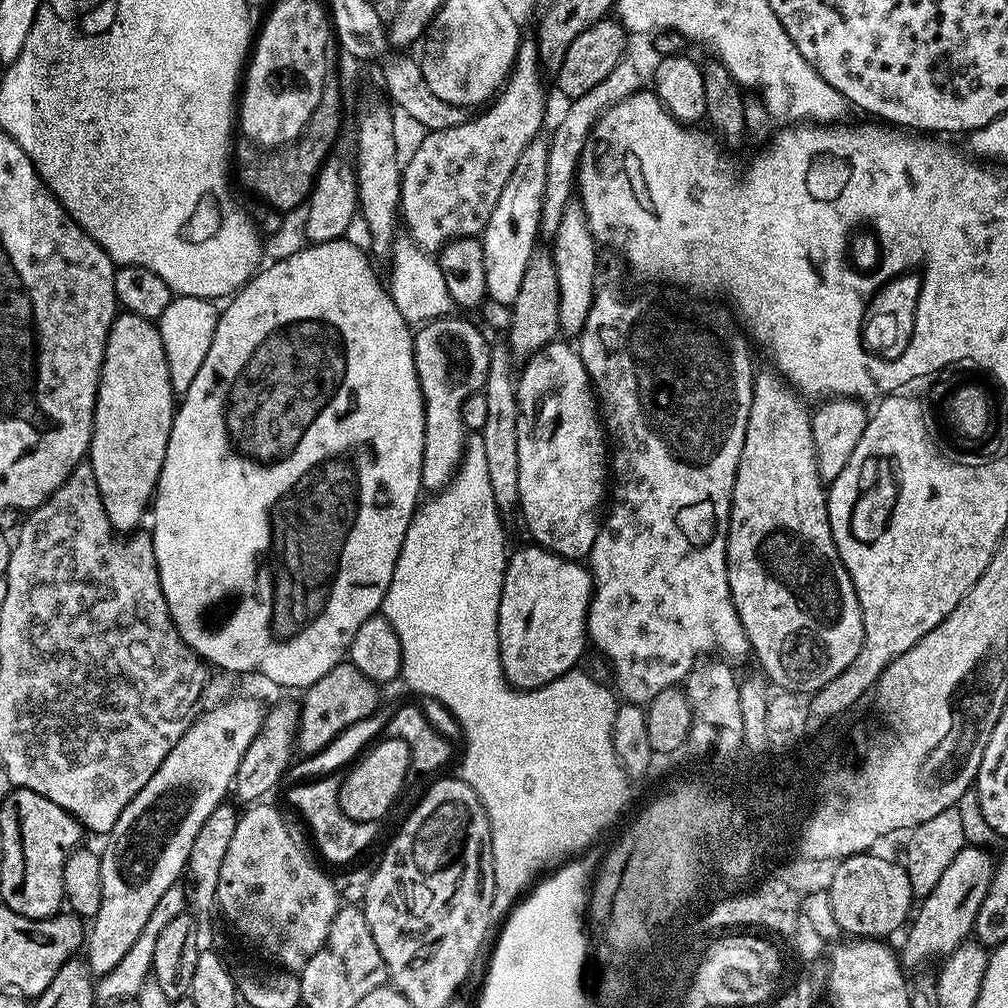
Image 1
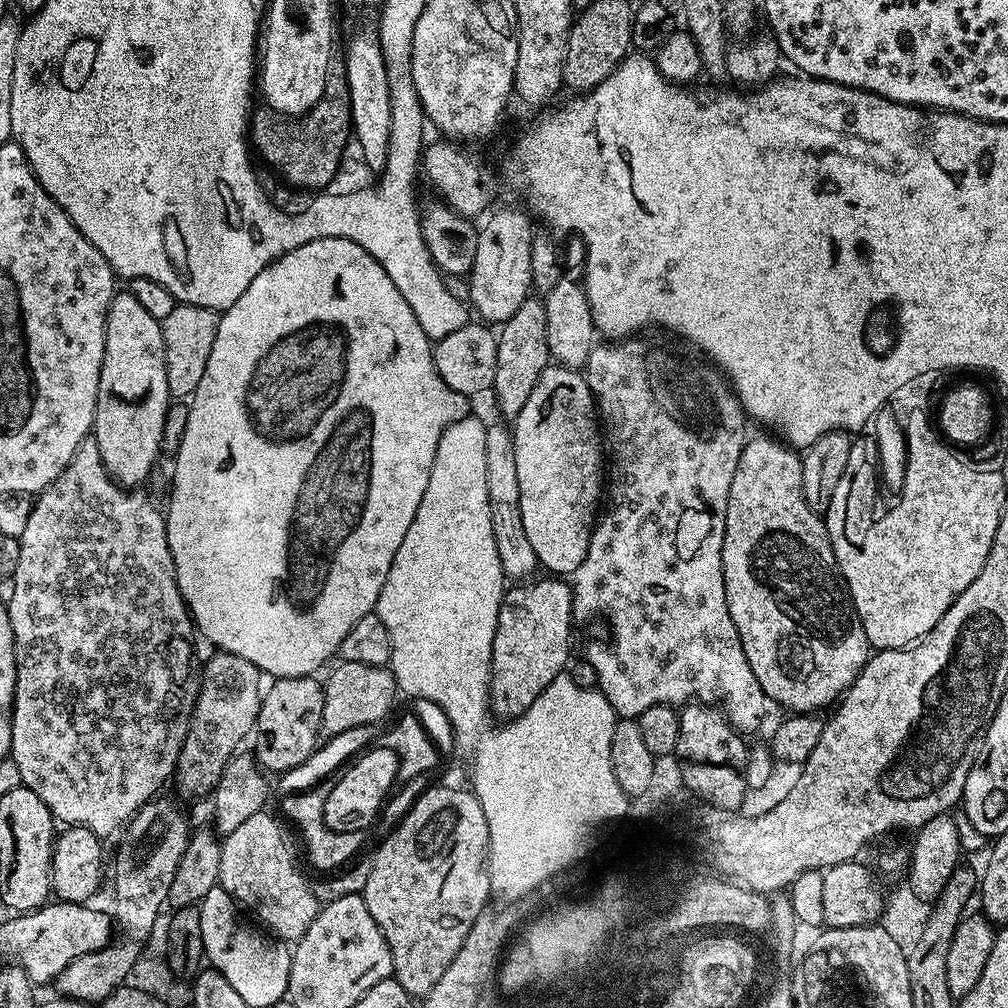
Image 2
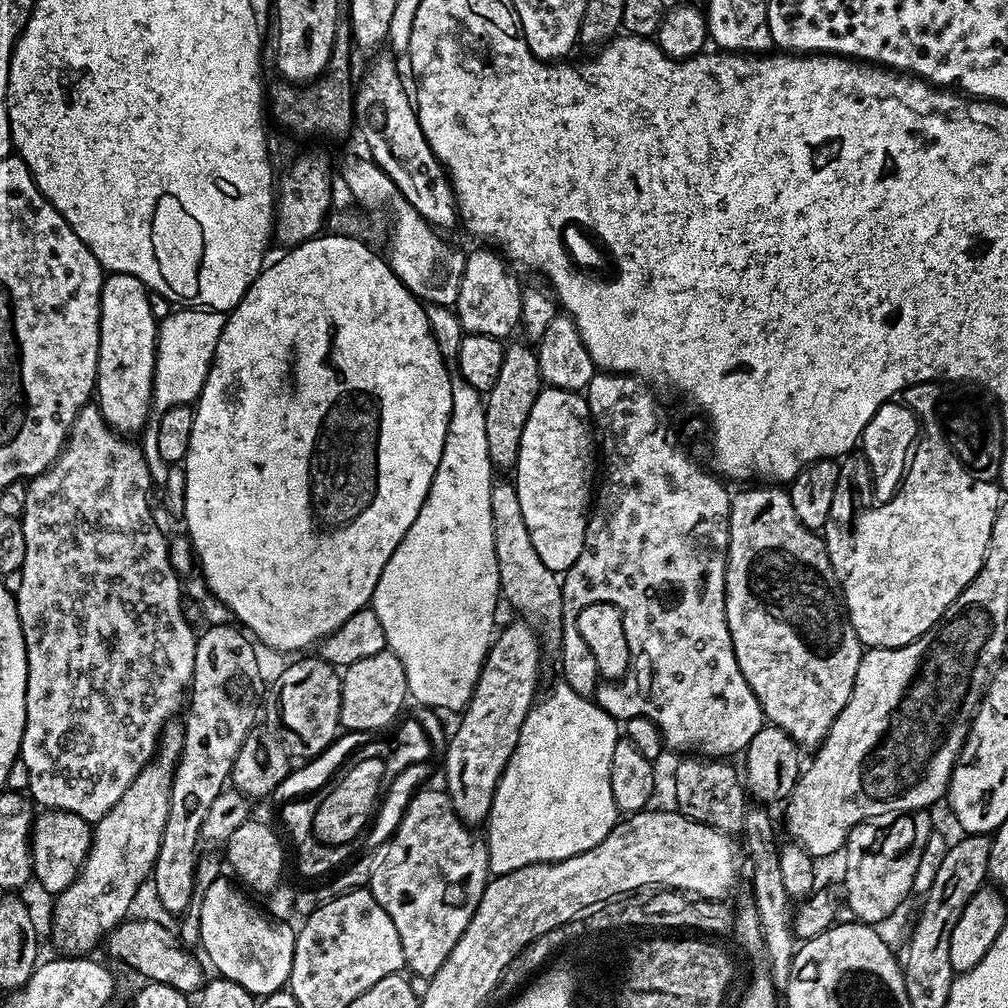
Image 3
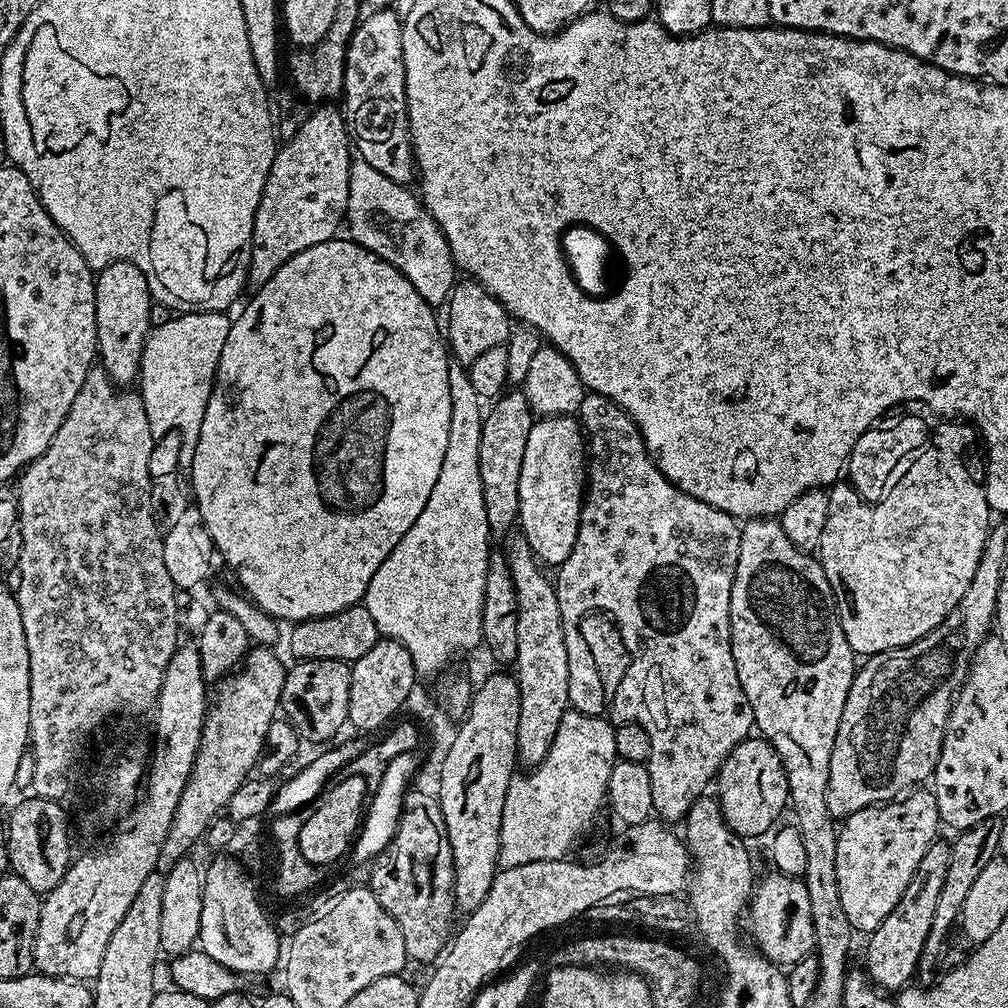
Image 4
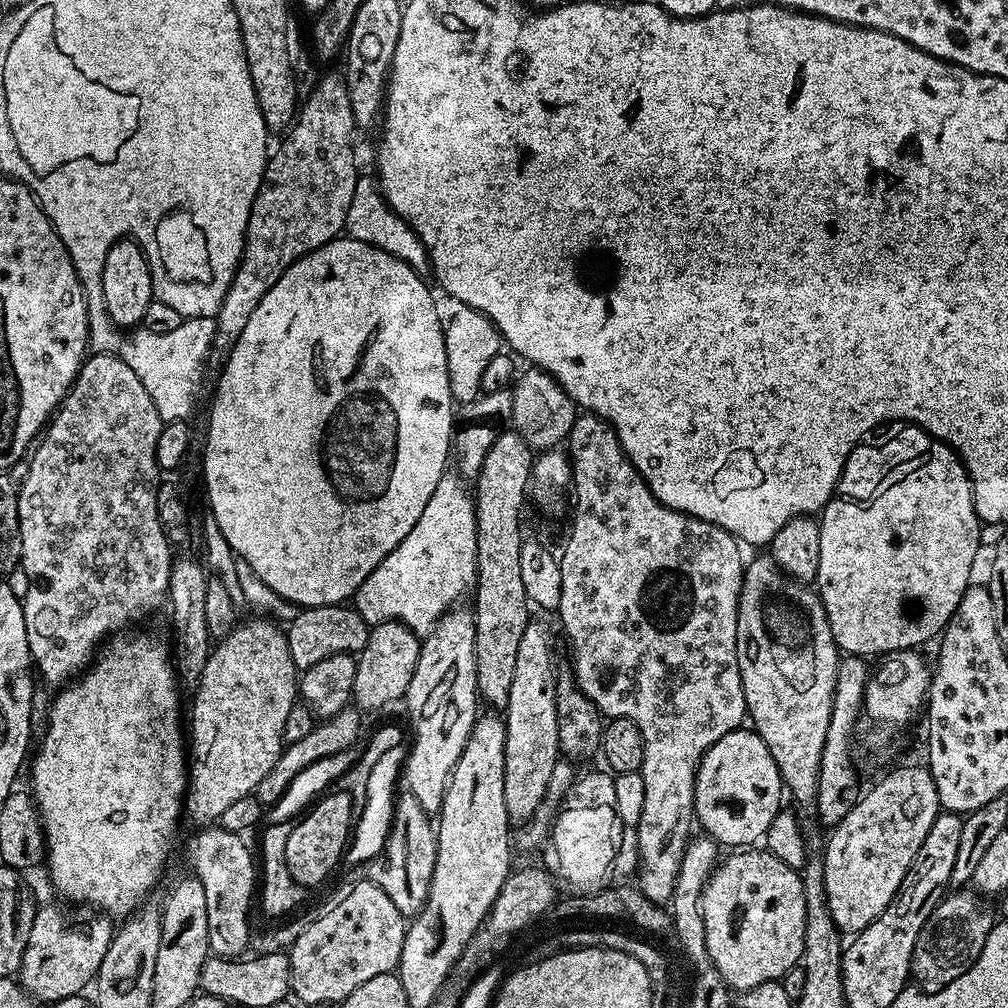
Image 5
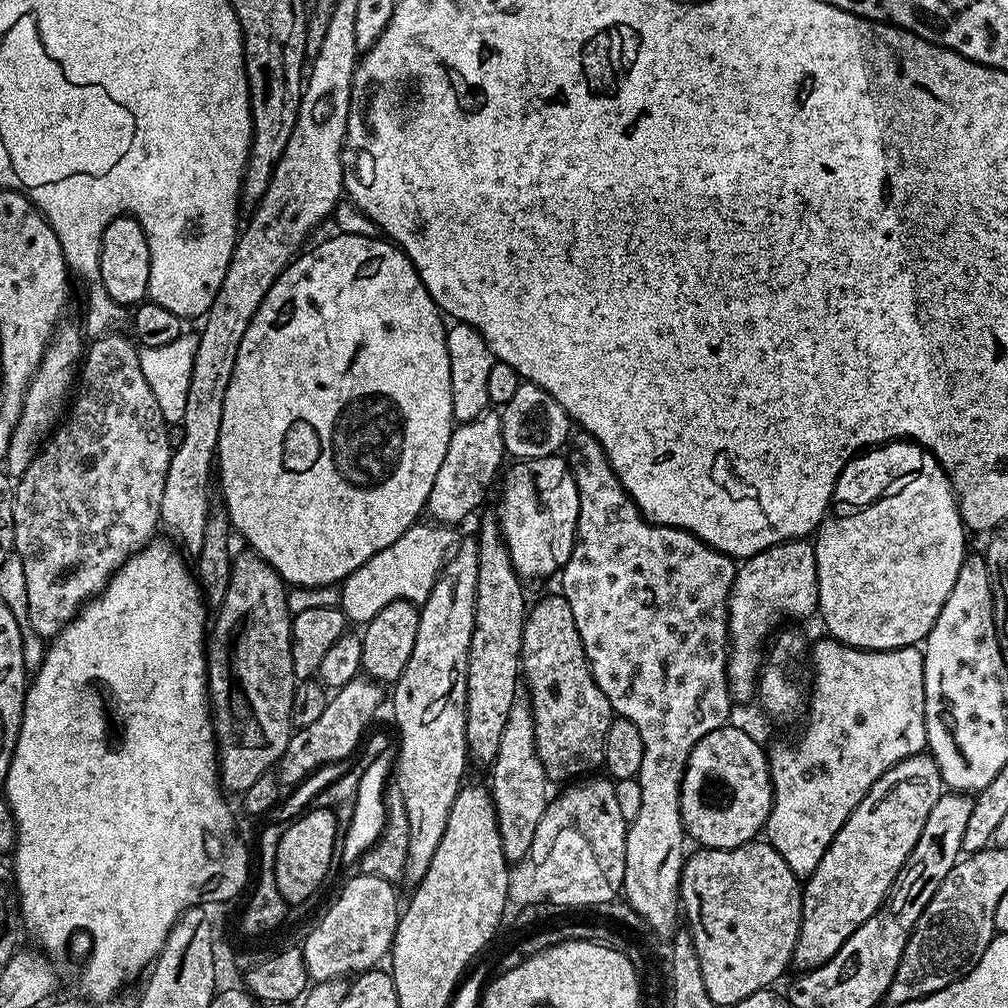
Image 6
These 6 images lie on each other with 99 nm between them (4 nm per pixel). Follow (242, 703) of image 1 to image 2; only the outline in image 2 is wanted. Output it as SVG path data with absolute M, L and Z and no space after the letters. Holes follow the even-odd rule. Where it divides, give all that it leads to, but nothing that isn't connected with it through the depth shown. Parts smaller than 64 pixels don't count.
M153 798L147 804L141 804L136 809L136 815L128 821L123 829L122 836L125 840L116 848L116 865L110 868L110 878L112 874L112 888L116 891L116 901L110 907L111 915L118 925L118 935L112 943L107 944L100 952L82 954L82 958L74 958L66 970L62 970L54 981L54 988L57 988L61 997L70 1000L82 1000L85 1002L99 1002L105 1000L107 996L125 983L127 975L134 967L134 962L140 957L140 952L147 942L147 936L153 929L154 918L165 909L168 904L168 891L170 882L174 882L174 874L178 870L178 862L188 845L190 827L188 820L184 817L184 812L172 800L160 800Z

